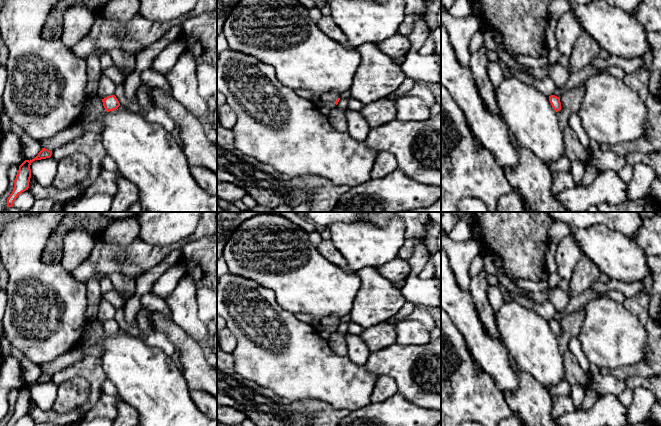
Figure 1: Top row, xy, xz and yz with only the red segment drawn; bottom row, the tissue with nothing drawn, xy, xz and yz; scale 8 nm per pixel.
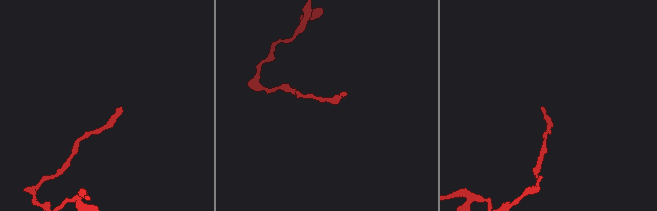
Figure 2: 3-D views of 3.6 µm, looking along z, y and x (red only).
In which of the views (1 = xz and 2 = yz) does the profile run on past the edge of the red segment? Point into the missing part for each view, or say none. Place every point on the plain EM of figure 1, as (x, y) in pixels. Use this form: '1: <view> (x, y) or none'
1: none
2: none

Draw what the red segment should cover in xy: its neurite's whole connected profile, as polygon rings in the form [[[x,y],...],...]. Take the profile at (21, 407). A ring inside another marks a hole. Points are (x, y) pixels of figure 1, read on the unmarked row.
[[[42,372],[42,374],[38,377],[38,379],[32,384],[25,384],[20,390],[16,402],[14,404],[14,412],[12,417],[7,423],[7,426],[14,426],[19,418],[28,414],[29,406],[31,402],[31,393],[30,389],[35,384],[41,384],[50,382],[52,379],[52,375]]]

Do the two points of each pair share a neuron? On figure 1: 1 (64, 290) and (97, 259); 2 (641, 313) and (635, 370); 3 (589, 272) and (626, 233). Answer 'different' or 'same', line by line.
1: different
2: same
3: different

